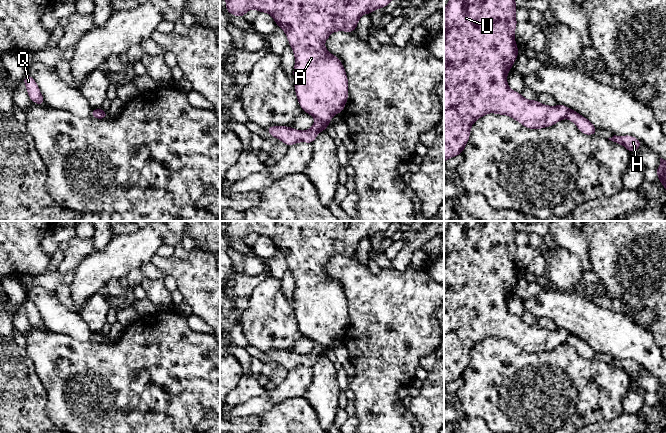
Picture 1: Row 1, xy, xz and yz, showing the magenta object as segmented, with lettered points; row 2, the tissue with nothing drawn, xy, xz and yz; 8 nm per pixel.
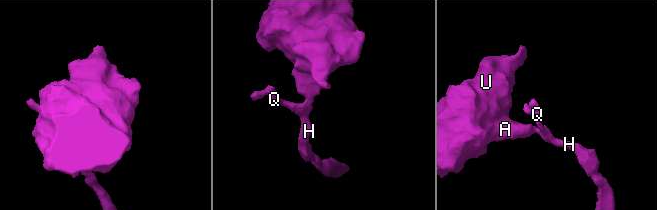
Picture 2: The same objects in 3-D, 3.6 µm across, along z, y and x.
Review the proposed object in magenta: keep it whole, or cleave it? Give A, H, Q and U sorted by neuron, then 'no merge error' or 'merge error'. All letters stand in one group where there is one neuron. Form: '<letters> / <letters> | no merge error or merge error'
A U / H Q | merge error

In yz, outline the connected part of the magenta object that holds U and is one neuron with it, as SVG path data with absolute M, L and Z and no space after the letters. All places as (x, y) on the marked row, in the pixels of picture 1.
M449 0L447 6L444 8L444 162L463 153L463 150L468 143L470 129L473 123L488 113L508 115L528 129L551 127L558 121L567 118L569 111L567 106L563 104L548 106L537 100L530 101L525 99L521 93L512 91L508 87L507 74L512 69L513 63L517 60L518 56L518 46L516 45L514 38L515 28L518 23L515 17L516 10L517 6L515 0Z

